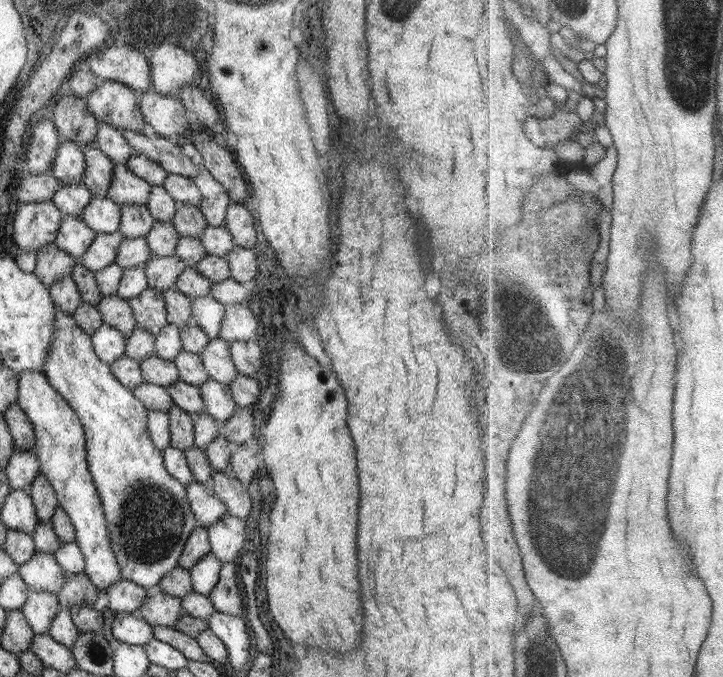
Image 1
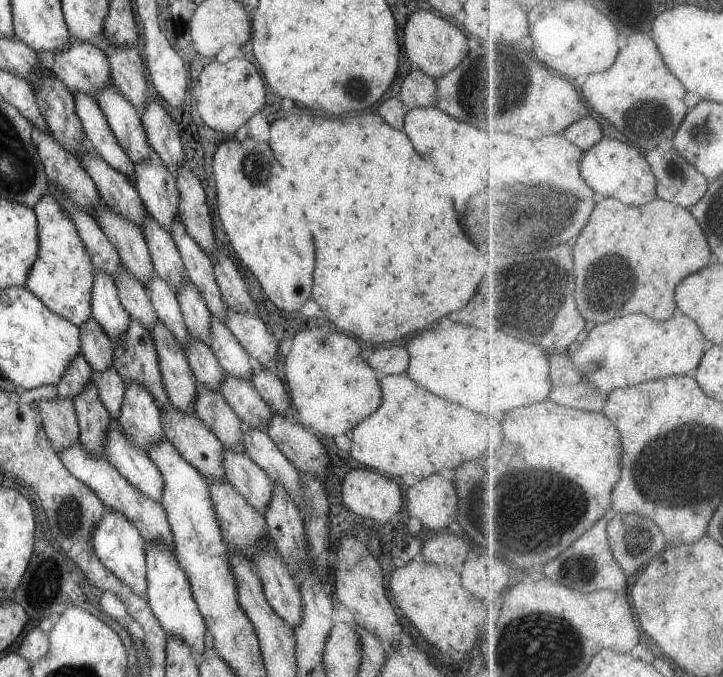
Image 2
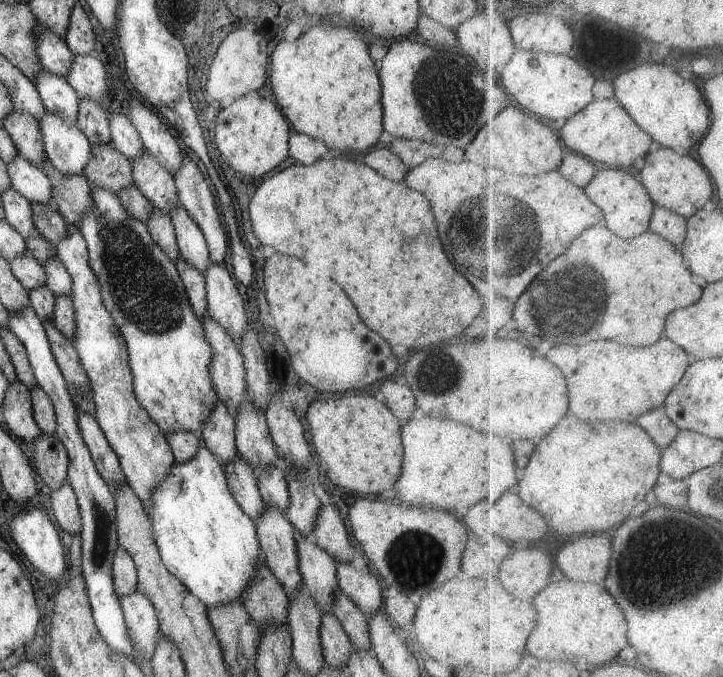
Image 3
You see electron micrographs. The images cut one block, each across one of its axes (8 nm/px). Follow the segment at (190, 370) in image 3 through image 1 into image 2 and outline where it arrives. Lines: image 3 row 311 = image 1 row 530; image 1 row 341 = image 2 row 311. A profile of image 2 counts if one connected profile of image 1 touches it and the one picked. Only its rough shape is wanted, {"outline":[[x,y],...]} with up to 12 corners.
{"outline":[[54,196],[33,209],[38,258],[25,287],[77,327],[97,270]]}

